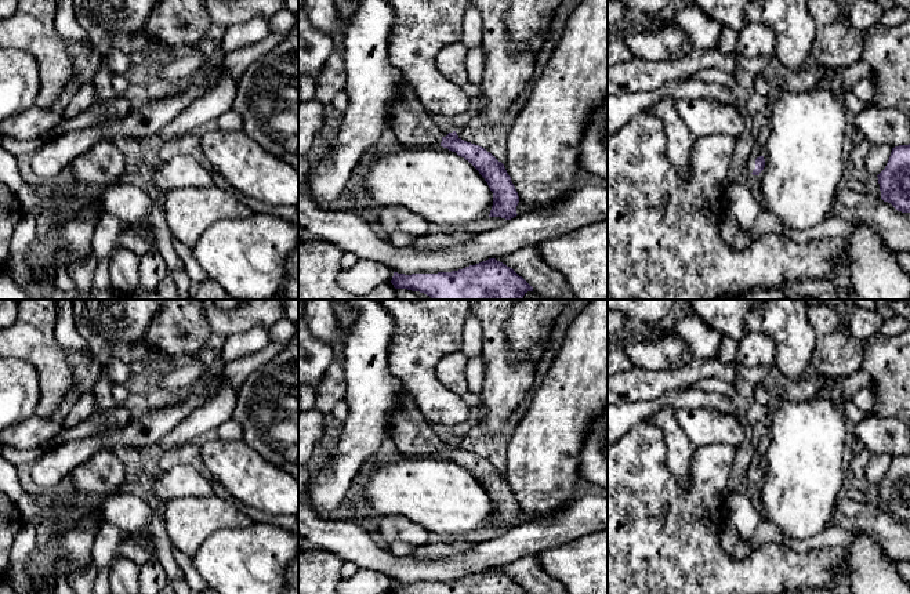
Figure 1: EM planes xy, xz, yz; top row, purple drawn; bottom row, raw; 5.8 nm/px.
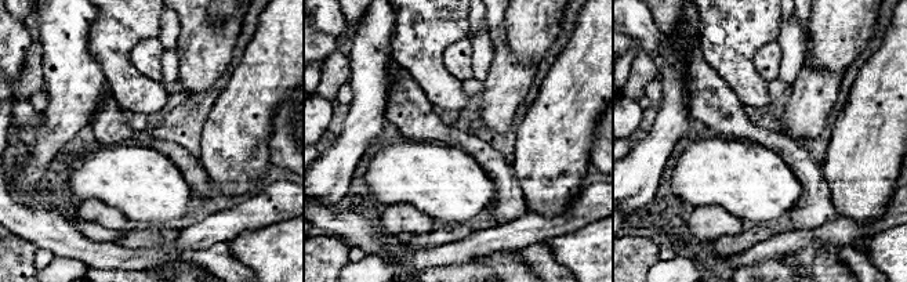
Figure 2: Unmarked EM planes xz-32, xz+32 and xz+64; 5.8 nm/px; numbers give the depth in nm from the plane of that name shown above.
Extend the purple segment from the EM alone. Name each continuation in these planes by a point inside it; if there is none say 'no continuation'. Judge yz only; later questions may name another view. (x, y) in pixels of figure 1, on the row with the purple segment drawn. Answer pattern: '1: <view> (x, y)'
1: yz (750, 165)

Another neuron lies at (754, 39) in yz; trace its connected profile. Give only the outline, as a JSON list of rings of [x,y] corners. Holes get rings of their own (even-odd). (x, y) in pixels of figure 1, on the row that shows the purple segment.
[[[748,23],[737,32],[735,51],[746,58],[775,57],[776,37],[766,25]]]

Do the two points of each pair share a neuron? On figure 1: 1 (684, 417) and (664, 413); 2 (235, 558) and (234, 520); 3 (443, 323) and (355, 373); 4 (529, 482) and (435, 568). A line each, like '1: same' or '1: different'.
1: different
2: different
3: different
4: different

